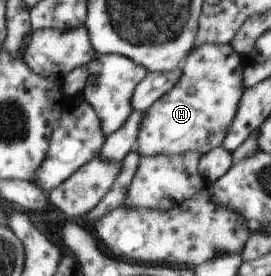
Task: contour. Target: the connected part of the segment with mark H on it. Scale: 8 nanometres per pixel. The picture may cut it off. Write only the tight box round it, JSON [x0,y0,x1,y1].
[136,44,244,157]

